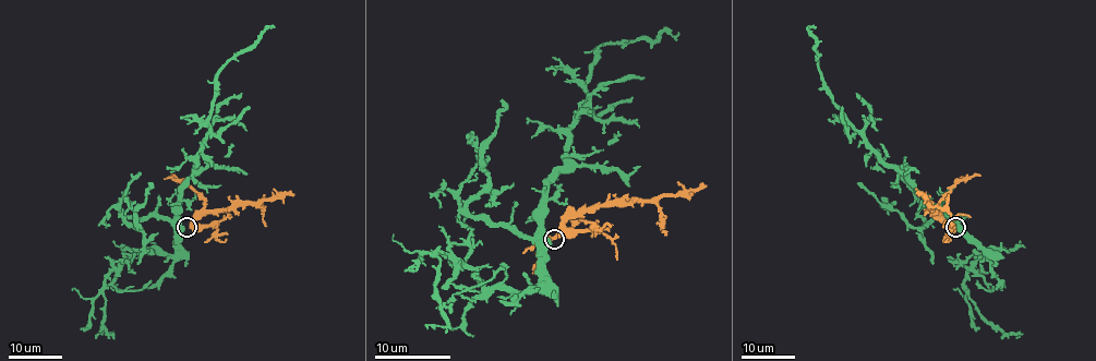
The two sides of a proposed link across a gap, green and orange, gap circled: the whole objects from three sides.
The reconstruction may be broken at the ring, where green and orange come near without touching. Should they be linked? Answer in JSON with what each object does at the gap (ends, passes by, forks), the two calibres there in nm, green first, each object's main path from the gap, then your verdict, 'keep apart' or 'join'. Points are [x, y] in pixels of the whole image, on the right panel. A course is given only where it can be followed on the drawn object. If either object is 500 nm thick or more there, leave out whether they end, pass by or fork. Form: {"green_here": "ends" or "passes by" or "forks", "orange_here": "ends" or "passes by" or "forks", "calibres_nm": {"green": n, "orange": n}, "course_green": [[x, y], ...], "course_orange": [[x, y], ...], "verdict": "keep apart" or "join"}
{"calibres_nm": {"green": 650, "orange": 600}, "course_green": [[956, 227], [903, 173], [890, 167], [833, 101], [820, 70], [816, 39], [809, 32], [813, 26], [809, 27]], "course_orange": [[955, 227], [949, 226], [917, 193]], "verdict": "join"}

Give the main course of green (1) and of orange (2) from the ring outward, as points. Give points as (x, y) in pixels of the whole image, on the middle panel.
1: (550, 239), (542, 226), (544, 189), (565, 164), (567, 130), (586, 99), (595, 52), (678, 32)
2: (559, 238), (559, 228), (583, 209), (616, 205), (629, 200), (689, 196), (707, 184)

